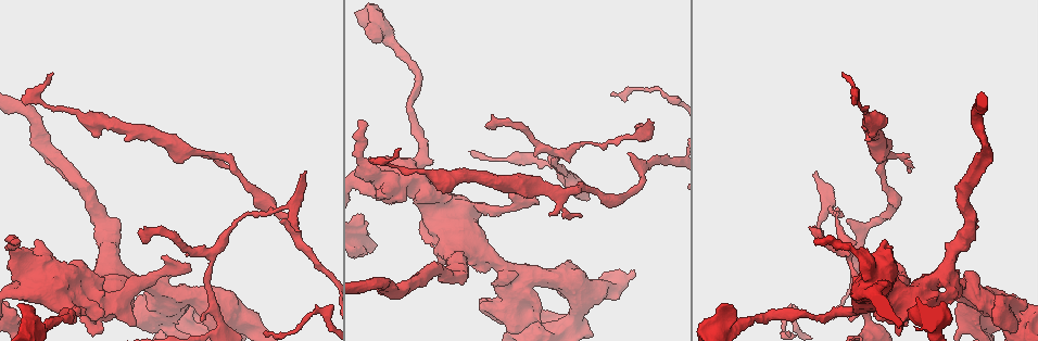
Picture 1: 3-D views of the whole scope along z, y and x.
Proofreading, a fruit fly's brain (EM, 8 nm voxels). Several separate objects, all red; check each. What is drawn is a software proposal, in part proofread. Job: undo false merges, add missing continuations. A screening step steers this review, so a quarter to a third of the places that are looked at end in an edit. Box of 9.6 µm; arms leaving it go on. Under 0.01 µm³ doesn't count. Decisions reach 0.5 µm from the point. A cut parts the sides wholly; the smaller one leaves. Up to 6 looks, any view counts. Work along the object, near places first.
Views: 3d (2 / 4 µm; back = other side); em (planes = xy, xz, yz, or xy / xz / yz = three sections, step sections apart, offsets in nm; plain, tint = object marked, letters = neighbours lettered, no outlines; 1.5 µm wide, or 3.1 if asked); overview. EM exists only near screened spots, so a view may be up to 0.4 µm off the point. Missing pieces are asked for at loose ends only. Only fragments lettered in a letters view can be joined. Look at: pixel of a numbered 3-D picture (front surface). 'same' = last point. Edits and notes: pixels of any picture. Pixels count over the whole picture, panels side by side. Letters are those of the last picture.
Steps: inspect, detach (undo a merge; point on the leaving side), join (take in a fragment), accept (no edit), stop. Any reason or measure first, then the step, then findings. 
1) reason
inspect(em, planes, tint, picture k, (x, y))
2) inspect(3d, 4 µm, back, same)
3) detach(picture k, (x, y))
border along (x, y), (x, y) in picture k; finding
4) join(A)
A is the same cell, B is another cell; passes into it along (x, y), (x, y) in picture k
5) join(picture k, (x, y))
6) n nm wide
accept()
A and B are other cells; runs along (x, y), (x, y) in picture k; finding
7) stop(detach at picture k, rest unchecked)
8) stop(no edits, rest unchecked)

abrupt turn
inspect(3d, 4 µm, picture 1, (463, 212))

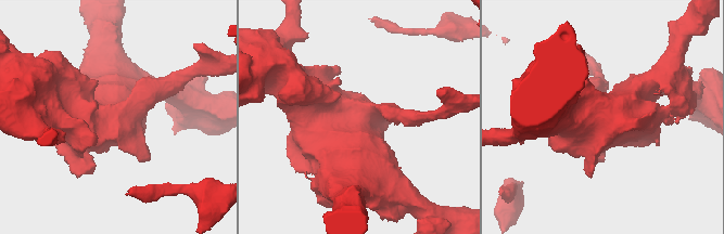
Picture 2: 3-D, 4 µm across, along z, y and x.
need the tissue
inspect(em, planes, letters, picture 2, (120, 122))

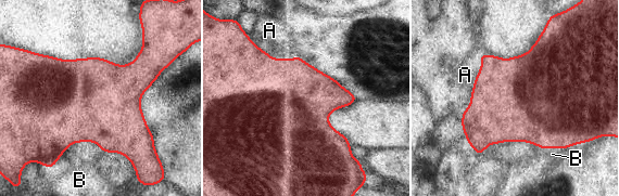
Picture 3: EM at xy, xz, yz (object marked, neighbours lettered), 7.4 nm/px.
600 nm wide
accept()
A and B are other cells; border along (255, 44), (306, 63) in picture 3; all the same neuron

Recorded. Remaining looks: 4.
free end
inspect(3d, 4 µm, picture 1, (854, 101))

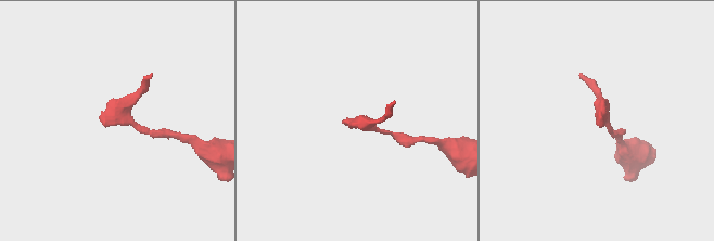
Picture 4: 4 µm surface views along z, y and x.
need the tissue
inspect(em, xy, step 4, letters, picture 4, (344, 121))

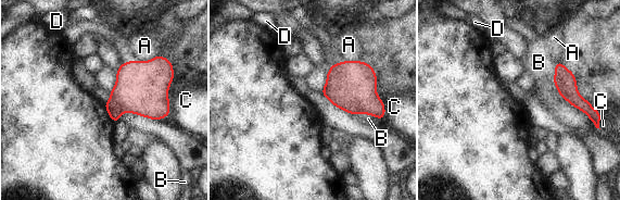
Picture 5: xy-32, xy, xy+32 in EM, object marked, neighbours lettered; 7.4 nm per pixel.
another direction
inspect(em, planes, letters, same)

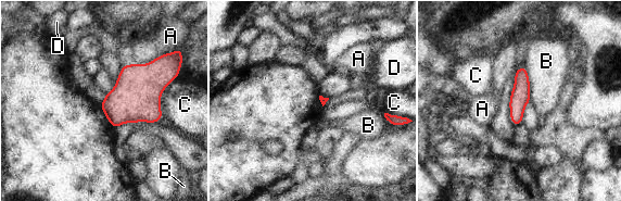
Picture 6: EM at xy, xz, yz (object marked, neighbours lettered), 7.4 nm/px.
140 nm wide
accept()
A, B, C and D are other cells; no lettered fragment goes on from it

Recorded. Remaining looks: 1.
stop(no edits, rest unchecked)

